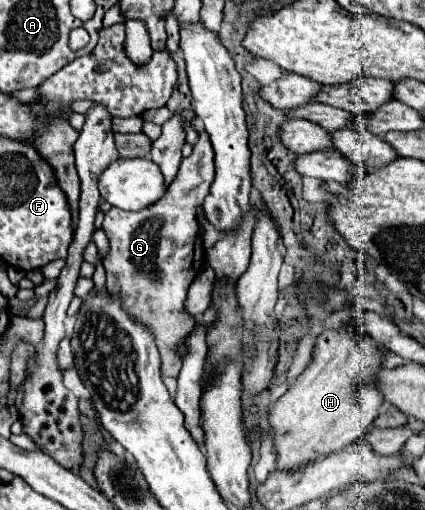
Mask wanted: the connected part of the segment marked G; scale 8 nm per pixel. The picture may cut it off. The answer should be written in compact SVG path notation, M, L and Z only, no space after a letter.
M203 132L193 146L193 154L183 158L179 174L167 188L161 202L137 212L111 208L103 220L103 230L109 238L109 252L103 258L103 266L107 270L107 290L121 294L121 304L129 316L153 330L163 358L161 374L171 378L177 378L181 366L175 352L177 342L191 332L191 326L195 326L195 316L185 312L187 290L205 264L205 250L195 208L209 192L213 170L213 148L209 136Z

